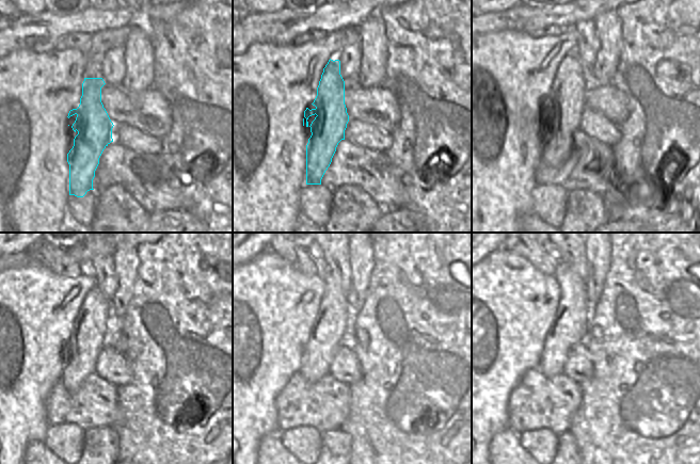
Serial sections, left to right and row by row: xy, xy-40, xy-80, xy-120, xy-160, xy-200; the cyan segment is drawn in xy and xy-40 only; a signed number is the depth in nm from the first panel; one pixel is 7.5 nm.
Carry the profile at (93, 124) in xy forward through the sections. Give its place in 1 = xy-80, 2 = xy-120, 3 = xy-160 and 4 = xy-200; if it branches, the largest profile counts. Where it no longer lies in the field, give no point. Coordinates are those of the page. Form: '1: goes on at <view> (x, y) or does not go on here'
1: goes on at xy-80 (560, 122)
2: goes on at xy-120 (90, 334)
3: goes on at xy-160 (328, 332)
4: goes on at xy-200 (570, 323)

